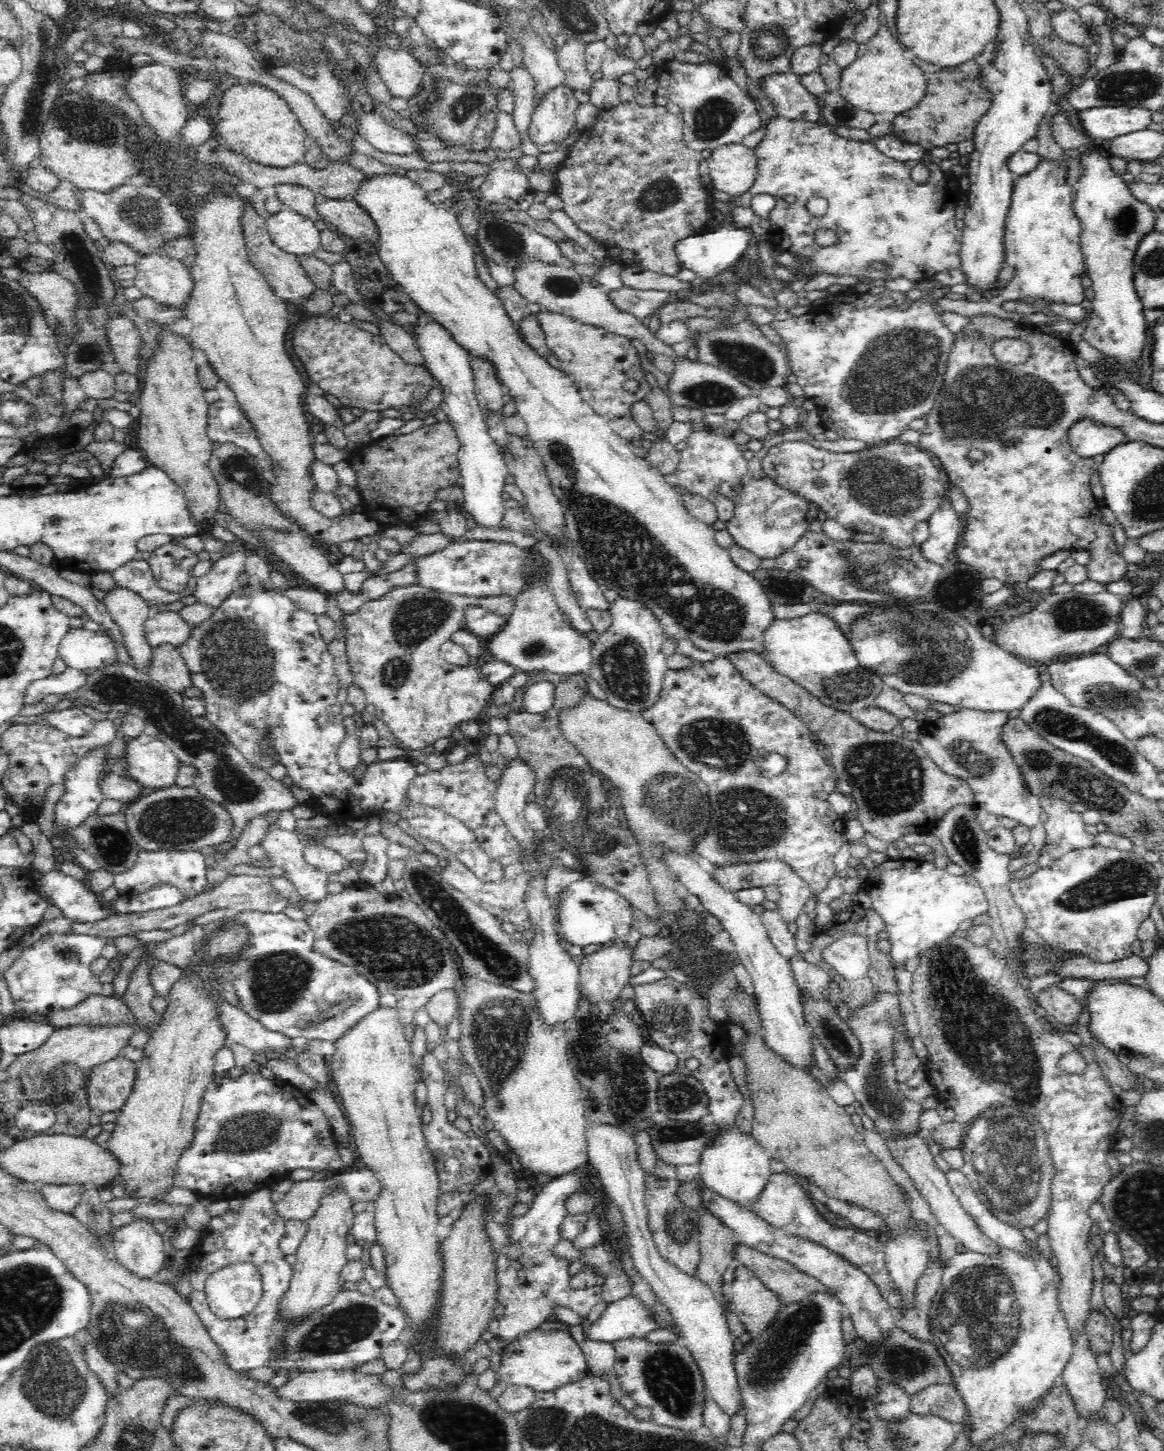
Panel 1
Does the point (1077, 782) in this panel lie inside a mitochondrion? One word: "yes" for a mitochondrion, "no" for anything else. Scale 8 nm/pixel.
yes

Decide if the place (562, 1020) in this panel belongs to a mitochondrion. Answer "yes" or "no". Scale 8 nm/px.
no

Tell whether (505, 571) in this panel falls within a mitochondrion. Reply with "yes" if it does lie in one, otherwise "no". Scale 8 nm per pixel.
yes

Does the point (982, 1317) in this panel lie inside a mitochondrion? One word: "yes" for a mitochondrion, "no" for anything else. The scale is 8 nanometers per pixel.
yes

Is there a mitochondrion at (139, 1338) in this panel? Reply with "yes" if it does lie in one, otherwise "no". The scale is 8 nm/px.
yes

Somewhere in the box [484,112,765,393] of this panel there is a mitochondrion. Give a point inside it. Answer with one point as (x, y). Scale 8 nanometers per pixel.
(663, 195)

